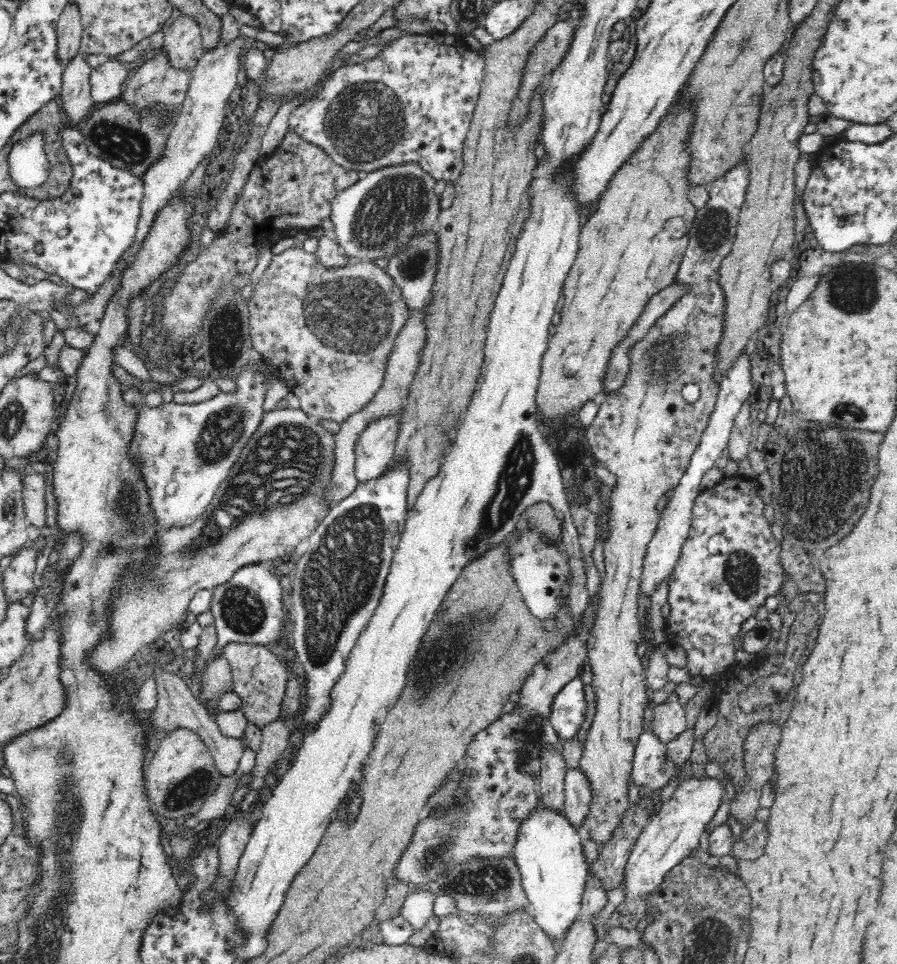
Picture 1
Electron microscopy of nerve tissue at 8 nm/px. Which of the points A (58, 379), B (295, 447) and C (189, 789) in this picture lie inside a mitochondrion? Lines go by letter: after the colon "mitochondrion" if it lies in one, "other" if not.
A: other
B: mitochondrion
C: mitochondrion

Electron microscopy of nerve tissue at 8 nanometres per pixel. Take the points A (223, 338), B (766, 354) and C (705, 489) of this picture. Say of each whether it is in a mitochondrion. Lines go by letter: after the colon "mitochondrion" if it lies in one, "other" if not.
A: mitochondrion
B: other
C: other

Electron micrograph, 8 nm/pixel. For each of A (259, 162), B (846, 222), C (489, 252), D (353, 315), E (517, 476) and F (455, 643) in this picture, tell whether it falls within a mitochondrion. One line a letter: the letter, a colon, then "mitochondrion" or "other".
A: other
B: other
C: other
D: mitochondrion
E: mitochondrion
F: mitochondrion

